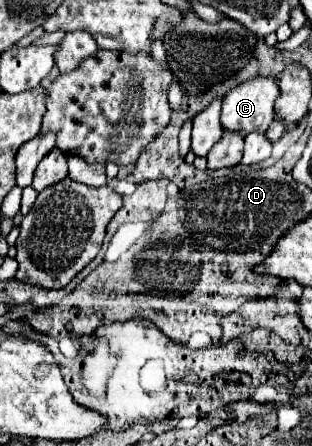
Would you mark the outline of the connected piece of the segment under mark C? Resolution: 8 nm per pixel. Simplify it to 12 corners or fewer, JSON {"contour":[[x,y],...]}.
{"contour":[[257,76],[223,100],[223,130],[247,136],[273,122],[277,82]]}

